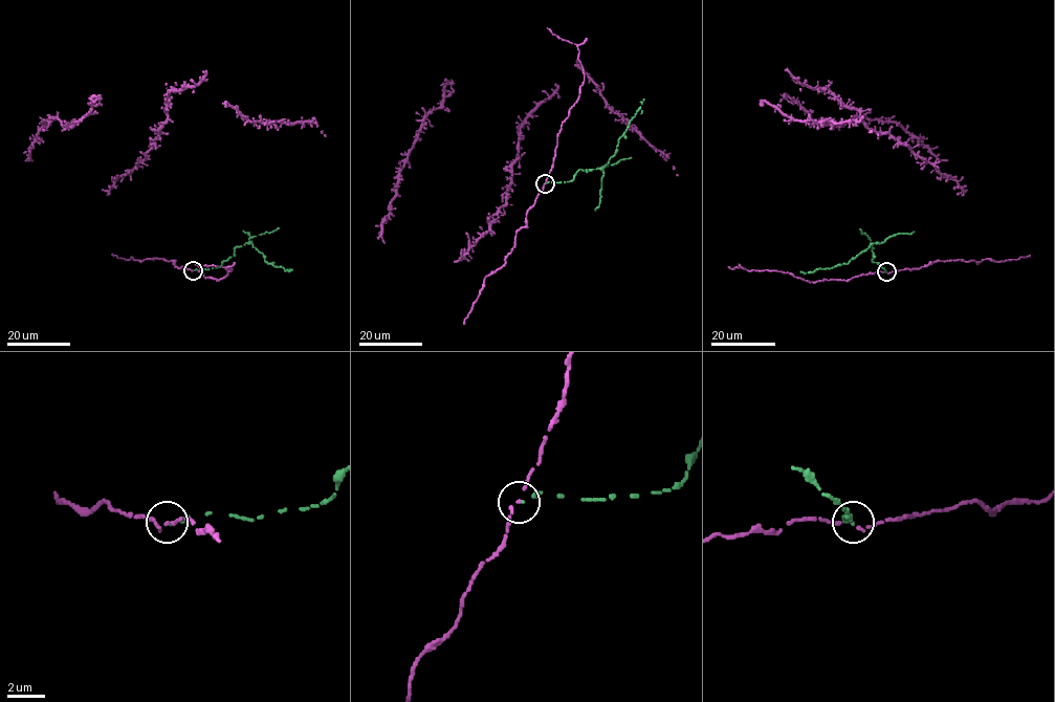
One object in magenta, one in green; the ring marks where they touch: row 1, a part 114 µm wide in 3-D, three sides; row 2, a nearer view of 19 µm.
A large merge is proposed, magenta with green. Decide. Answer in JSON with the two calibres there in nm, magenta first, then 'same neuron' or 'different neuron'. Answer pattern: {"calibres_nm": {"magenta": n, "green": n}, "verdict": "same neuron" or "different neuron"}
{"calibres_nm": {"magenta": 150, "green": 150}, "verdict": "different neuron"}

